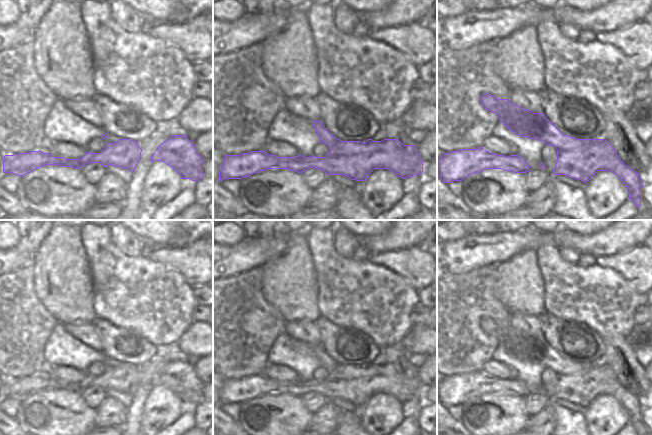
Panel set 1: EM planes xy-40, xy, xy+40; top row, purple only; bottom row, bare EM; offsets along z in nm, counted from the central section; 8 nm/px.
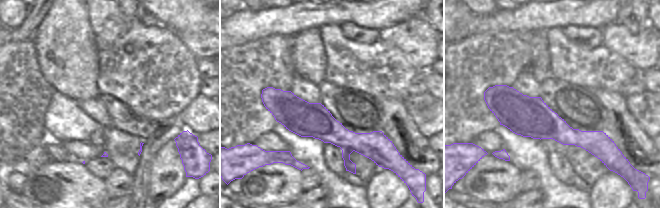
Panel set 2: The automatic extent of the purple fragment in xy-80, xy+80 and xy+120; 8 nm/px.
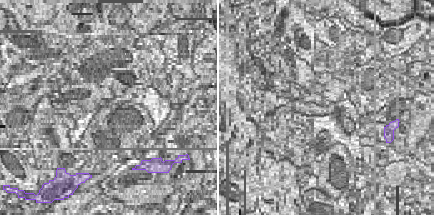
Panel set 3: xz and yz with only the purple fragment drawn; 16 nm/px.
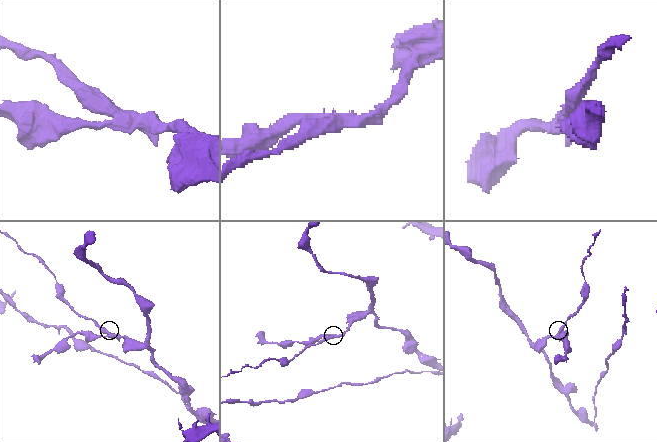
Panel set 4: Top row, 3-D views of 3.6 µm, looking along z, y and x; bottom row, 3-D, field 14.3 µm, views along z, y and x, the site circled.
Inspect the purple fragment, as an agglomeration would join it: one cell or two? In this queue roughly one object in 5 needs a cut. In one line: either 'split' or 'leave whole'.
split

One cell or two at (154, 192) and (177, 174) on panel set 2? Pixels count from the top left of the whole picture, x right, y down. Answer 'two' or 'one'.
one

